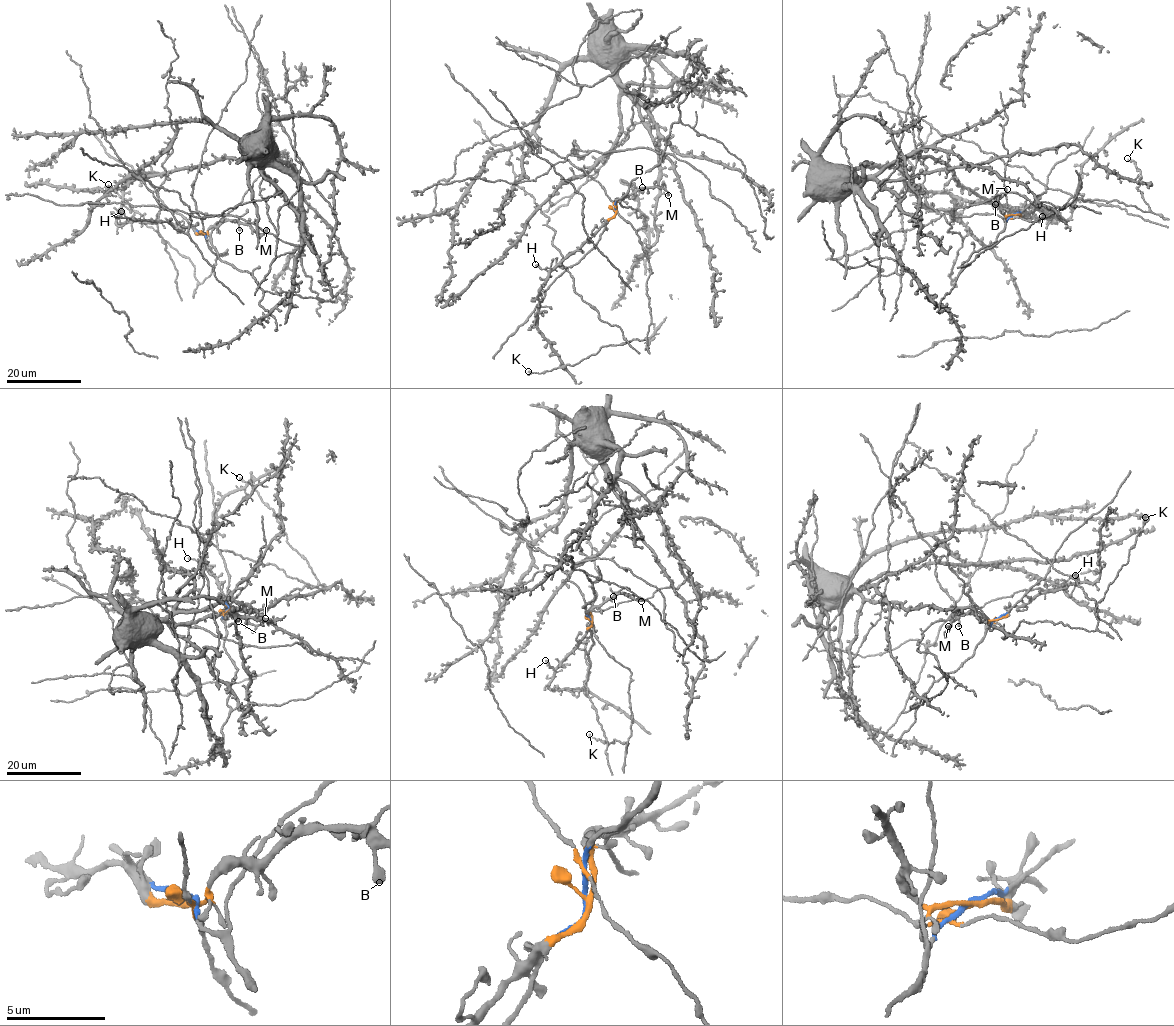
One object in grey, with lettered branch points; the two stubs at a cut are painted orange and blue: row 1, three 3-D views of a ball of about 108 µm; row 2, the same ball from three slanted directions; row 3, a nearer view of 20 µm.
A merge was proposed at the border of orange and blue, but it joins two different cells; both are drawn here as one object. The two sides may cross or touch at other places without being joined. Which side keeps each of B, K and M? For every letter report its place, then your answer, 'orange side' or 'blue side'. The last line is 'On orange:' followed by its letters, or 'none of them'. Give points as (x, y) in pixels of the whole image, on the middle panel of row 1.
B: at (642, 187); orange side
K: at (528, 371); orange side
M: at (668, 195); orange side
On orange: B, K, M

